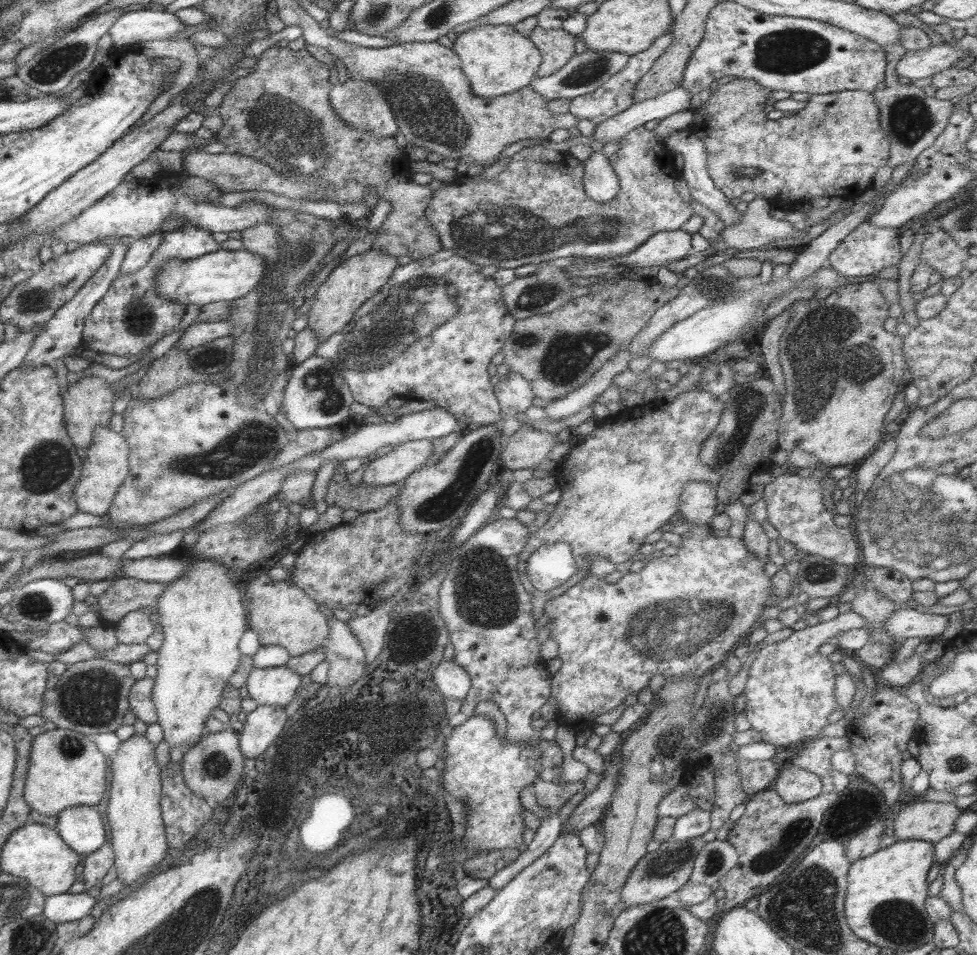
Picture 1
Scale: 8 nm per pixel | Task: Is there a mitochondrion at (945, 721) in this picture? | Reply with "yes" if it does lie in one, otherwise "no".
no

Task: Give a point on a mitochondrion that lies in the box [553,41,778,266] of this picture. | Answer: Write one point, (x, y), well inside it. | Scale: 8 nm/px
(586, 73)

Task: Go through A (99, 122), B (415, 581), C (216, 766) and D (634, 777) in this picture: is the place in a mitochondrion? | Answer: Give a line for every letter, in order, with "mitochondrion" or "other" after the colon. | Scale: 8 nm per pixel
A: other
B: other
C: mitochondrion
D: other

